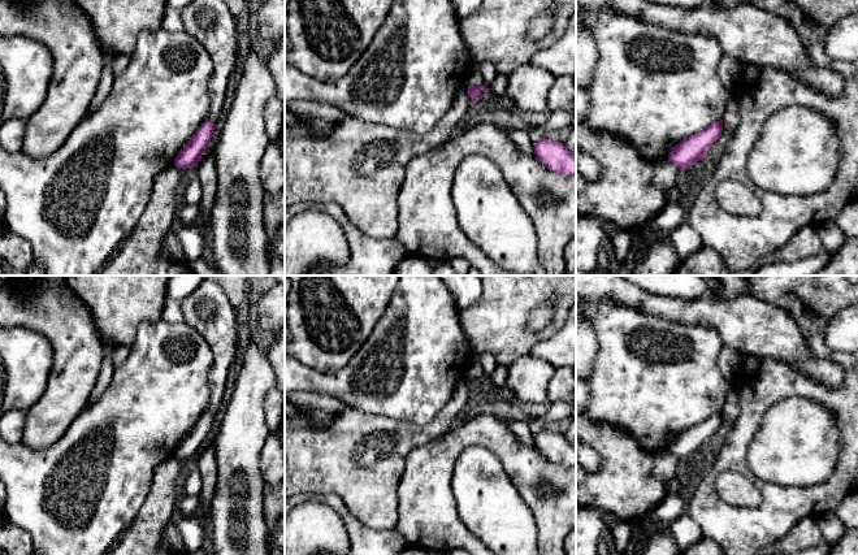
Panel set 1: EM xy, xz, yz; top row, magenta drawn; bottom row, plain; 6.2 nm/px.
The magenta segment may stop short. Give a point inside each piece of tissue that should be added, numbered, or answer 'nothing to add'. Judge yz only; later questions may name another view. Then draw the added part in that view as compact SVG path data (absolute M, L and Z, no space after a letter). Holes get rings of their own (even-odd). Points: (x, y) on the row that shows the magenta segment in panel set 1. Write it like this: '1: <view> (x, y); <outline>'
nothing to add

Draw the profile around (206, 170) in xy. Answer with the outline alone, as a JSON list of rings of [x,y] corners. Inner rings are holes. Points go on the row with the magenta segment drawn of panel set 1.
[[[214,152],[203,157],[196,168],[195,174],[200,181],[202,198],[199,205],[199,221],[204,229],[209,227],[211,211],[214,204],[217,191],[217,170]]]

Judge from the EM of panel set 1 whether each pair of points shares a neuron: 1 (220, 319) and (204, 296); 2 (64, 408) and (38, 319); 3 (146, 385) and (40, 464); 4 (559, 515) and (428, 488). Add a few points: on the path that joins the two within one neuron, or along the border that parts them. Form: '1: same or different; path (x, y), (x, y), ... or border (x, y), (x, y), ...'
1: same; path (215, 313), (208, 307), (208, 302)
2: same; path (65, 386), (65, 345), (60, 339)
3: same; path (120, 410), (111, 419), (90, 426), (66, 446)
4: same; path (528, 482), (492, 438), (463, 438), (454, 447)

